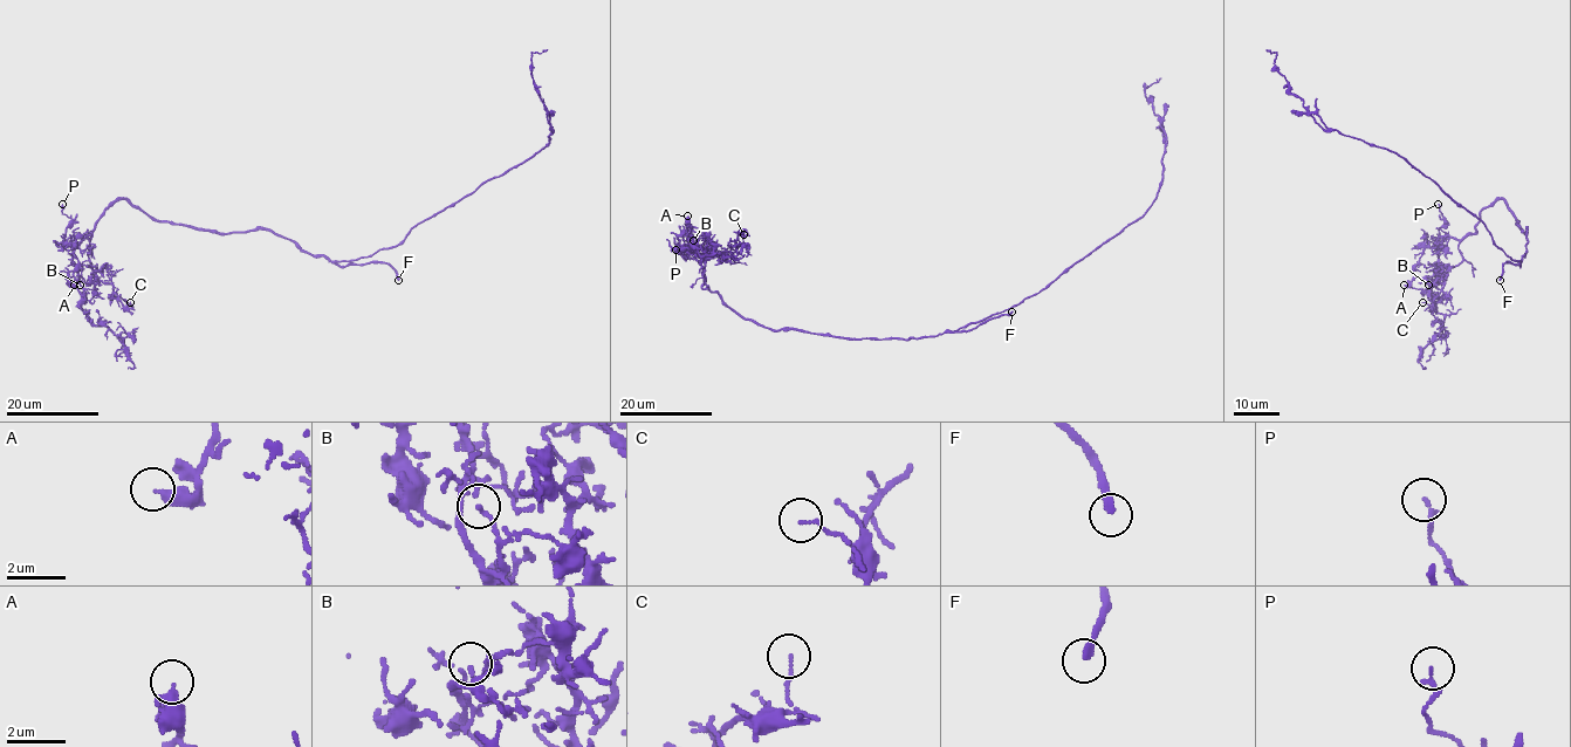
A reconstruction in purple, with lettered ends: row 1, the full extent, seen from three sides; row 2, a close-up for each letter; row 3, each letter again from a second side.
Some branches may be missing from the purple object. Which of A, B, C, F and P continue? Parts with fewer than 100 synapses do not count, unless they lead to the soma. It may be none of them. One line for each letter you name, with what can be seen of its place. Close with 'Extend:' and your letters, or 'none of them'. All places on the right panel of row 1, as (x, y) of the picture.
F: at (1500, 280)
Extend: F

